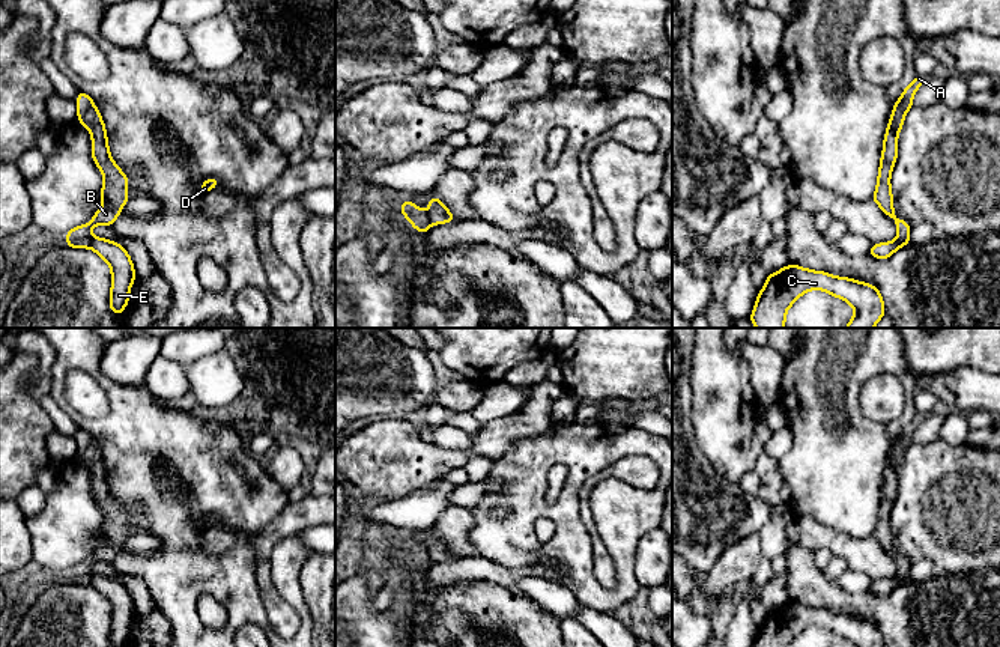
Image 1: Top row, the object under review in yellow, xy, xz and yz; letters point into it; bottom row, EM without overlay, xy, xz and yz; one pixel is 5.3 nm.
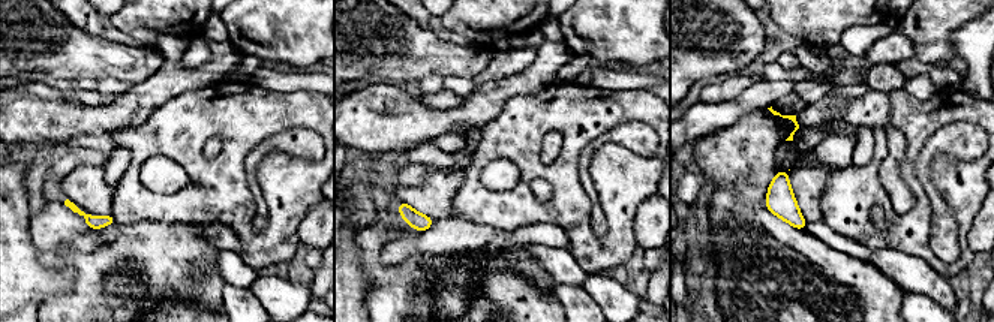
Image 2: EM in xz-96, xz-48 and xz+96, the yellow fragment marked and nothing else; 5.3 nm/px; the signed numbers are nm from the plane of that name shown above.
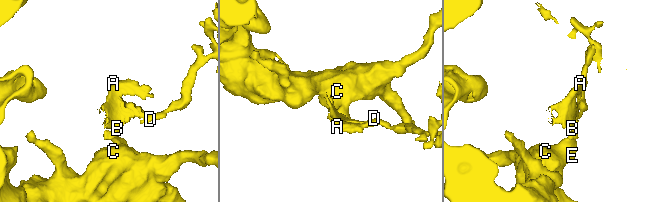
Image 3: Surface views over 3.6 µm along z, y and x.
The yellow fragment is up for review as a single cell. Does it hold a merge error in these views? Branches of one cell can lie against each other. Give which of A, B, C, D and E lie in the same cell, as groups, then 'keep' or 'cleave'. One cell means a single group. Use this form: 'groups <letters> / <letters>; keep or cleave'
groups A B D / C E; cleave

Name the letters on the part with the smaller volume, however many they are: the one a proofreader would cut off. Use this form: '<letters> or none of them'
A, B, D

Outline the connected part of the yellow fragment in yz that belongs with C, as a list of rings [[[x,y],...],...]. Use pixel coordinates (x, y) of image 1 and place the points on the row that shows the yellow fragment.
[[[789,263],[768,274],[749,319],[756,328],[785,328],[788,308],[808,290],[826,290],[847,301],[856,314],[845,328],[874,328],[886,314],[875,286]]]

